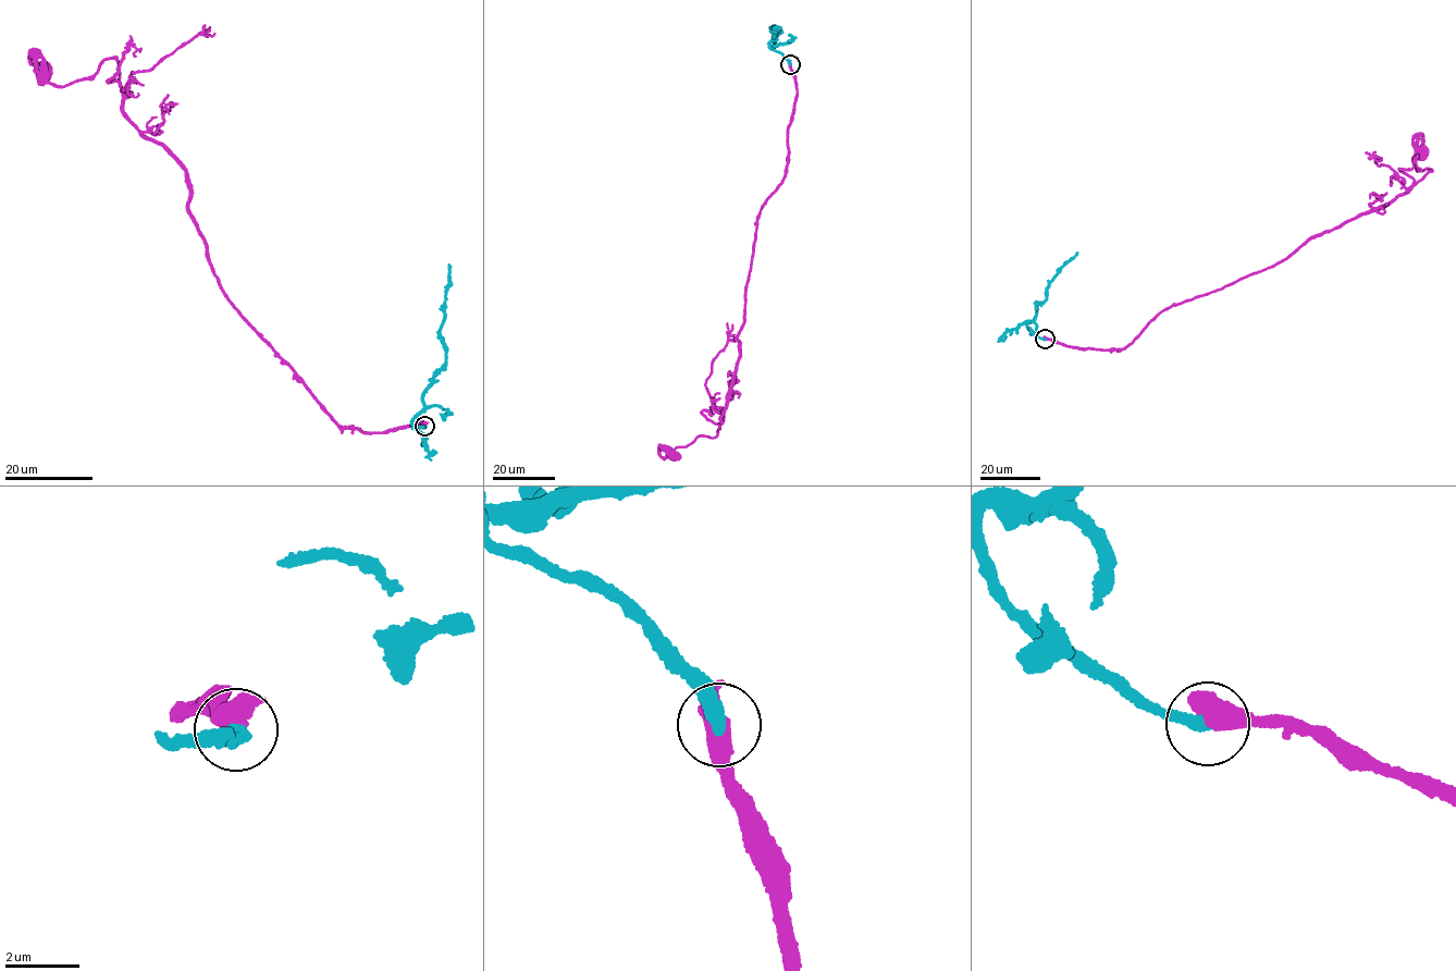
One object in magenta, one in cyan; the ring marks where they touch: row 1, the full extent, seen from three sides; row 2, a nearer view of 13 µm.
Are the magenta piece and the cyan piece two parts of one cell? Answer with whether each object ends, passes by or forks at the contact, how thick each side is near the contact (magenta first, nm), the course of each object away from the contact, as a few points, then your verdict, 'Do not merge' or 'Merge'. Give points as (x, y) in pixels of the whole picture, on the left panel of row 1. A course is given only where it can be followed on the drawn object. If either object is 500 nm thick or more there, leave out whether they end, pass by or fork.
At the ring magenta passes by. At the ring cyan ends. Thickness 460 nm (magenta) against 360 nm. Course of magenta: (423, 426), (342, 427), (237, 311), (208, 262), (186, 173), (121, 109), (114, 57), (57, 87), (46, 73). Course of cyan: (423, 426), (416, 427), (412, 420), (423, 406), (422, 394), (445, 359), (445, 345), (440, 334), (449, 263). Merge

